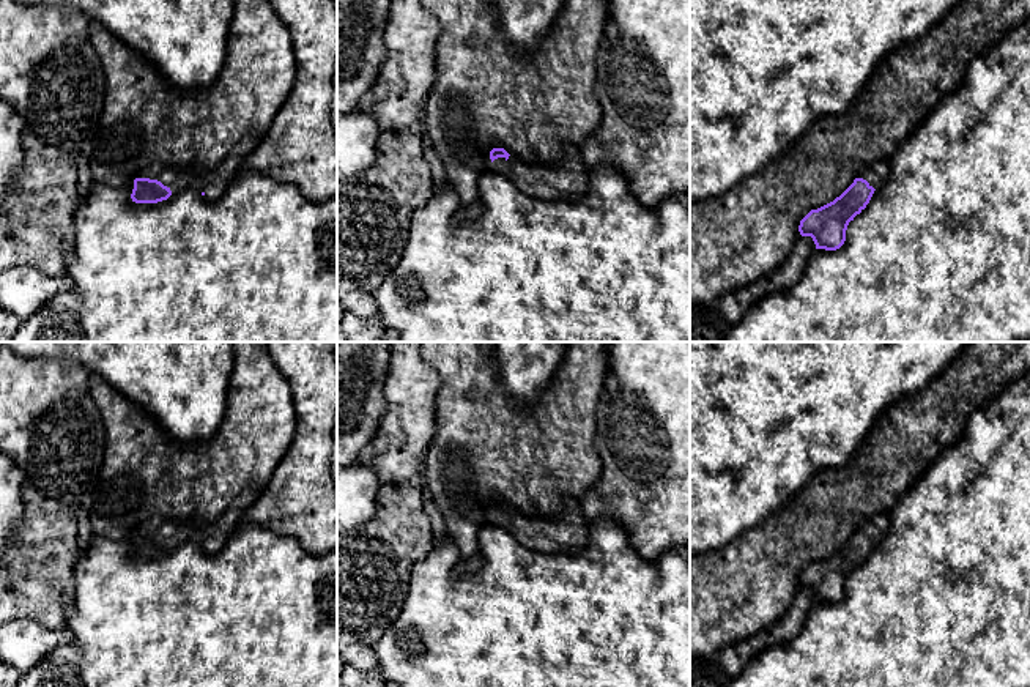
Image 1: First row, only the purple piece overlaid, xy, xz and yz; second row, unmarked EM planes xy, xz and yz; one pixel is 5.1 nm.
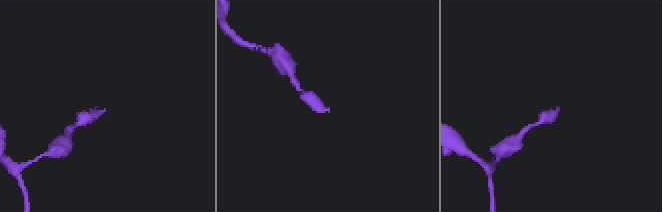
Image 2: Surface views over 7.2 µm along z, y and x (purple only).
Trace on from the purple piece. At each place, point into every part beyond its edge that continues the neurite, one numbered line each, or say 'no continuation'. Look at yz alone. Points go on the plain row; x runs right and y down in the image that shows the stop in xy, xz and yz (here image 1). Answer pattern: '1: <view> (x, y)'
1: yz (876, 527)

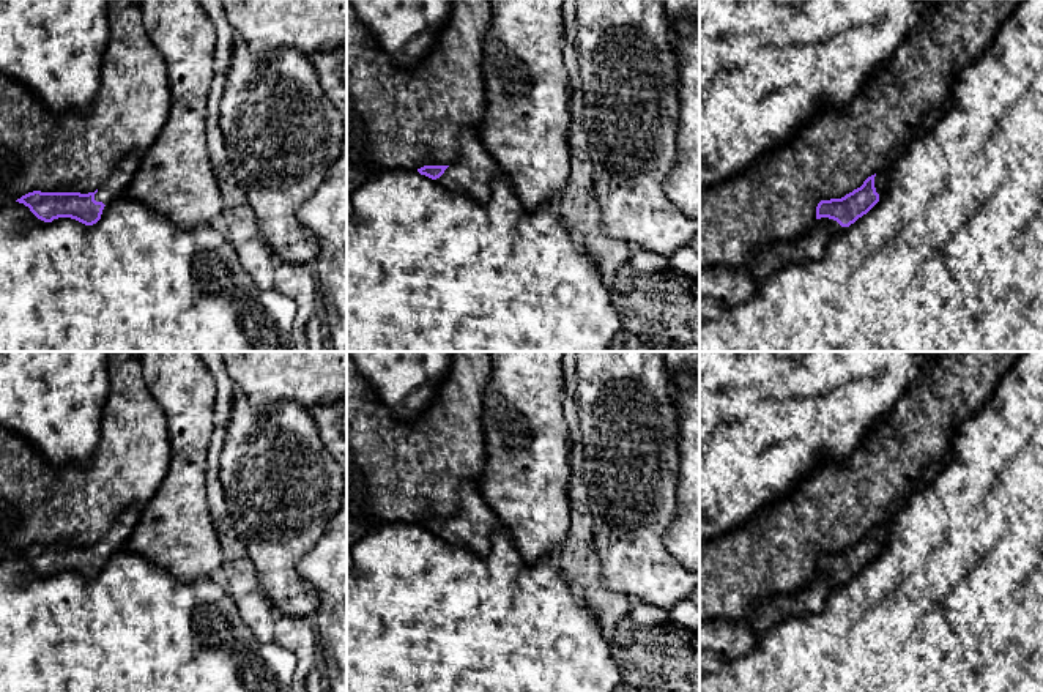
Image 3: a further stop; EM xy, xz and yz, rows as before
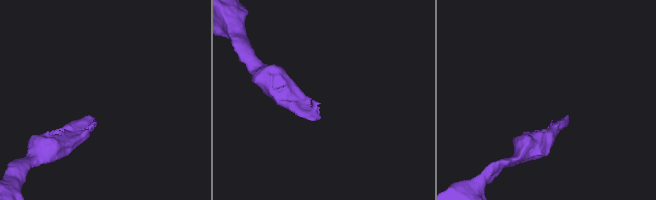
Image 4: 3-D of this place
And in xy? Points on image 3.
1: xy (114, 539)

